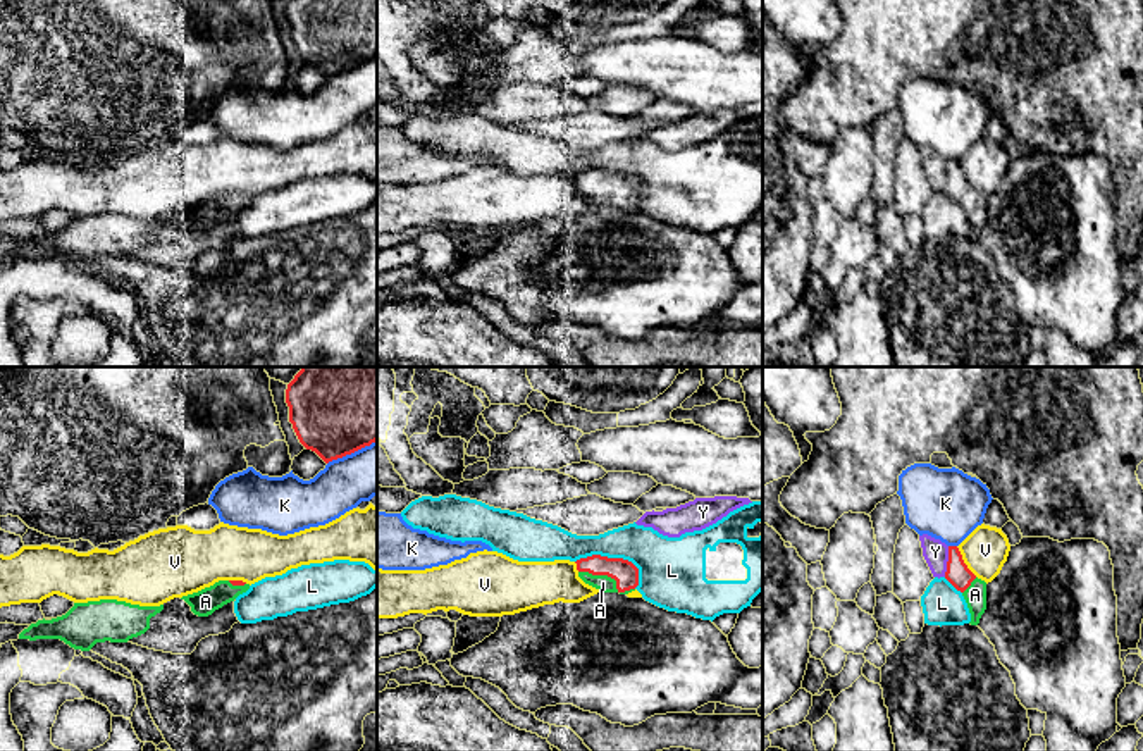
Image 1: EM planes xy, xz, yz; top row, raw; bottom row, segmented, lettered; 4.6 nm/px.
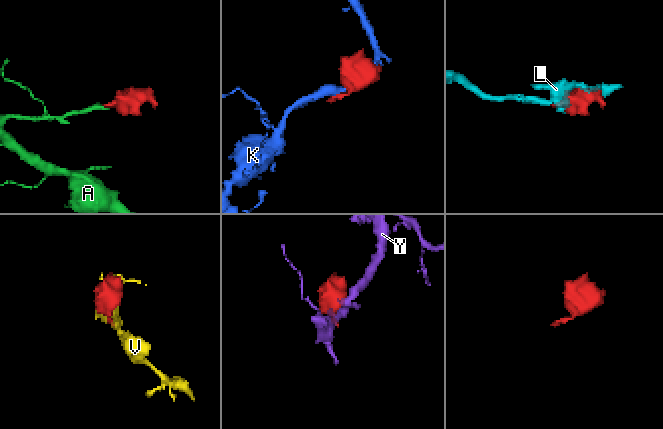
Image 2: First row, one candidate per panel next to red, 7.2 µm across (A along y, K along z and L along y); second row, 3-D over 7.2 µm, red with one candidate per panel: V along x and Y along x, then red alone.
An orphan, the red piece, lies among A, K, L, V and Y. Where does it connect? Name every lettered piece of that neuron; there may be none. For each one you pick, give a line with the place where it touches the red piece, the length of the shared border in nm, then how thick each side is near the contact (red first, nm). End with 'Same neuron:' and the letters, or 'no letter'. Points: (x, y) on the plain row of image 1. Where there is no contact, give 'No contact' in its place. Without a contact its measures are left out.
A: Touches red at xz (610, 190). Shared border 280 nm. Thickness 120 nm (red) against 80 nm
Same neuron: A

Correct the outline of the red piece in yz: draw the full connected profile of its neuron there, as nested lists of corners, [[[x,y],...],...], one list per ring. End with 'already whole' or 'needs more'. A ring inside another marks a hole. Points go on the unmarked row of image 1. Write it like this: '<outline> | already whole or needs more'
[[[948,160],[945,193],[962,207],[971,227],[969,238],[978,239],[986,224],[986,196],[967,183],[957,160]]] | needs more

